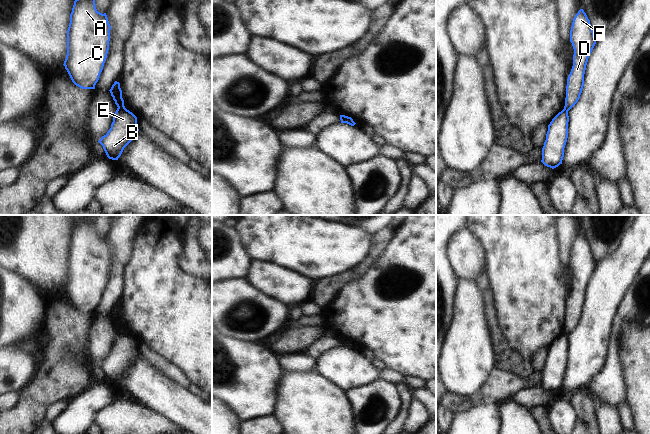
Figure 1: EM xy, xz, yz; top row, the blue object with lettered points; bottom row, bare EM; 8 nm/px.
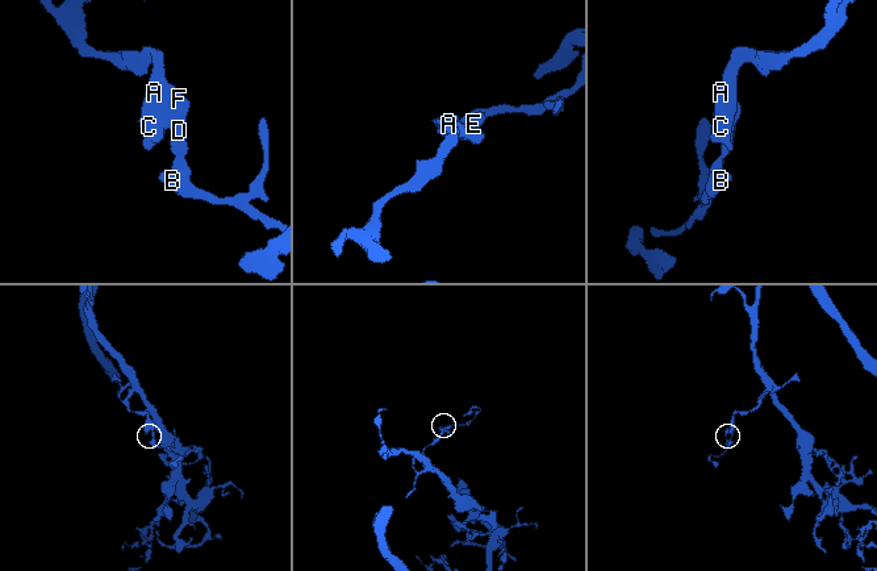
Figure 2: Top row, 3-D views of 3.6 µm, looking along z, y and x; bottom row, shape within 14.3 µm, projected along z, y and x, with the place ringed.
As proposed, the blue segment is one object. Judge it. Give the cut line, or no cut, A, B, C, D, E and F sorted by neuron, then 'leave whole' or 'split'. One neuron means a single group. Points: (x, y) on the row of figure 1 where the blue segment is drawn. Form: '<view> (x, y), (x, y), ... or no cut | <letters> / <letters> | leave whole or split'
xy (118, 106), (126, 110) | A C D F / B E | split

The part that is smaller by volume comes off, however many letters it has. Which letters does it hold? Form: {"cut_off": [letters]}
{"cut_off": ["B", "E"]}

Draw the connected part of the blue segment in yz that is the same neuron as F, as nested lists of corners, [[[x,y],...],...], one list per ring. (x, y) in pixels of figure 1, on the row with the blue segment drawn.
[[[580,9],[573,19],[570,42],[574,49],[574,55],[573,66],[567,79],[565,111],[569,111],[580,98],[588,58],[596,44],[590,20],[583,9]]]

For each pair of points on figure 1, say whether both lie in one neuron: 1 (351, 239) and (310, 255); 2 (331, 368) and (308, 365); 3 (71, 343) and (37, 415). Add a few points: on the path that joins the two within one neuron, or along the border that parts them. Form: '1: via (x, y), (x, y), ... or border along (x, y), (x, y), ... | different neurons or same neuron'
1: via (341, 247), (320, 248) | same neuron
2: border along (316, 360), (313, 370) | different neurons
3: via (66, 361), (66, 367), (37, 397) | same neuron

